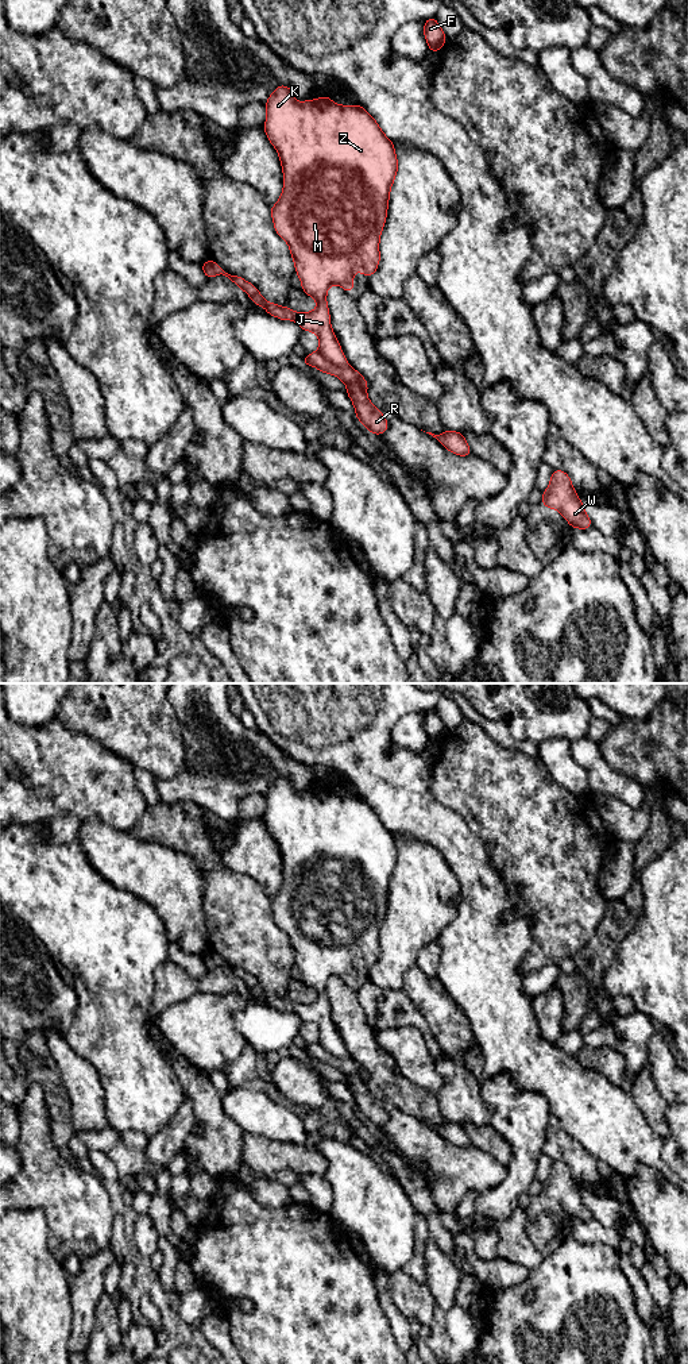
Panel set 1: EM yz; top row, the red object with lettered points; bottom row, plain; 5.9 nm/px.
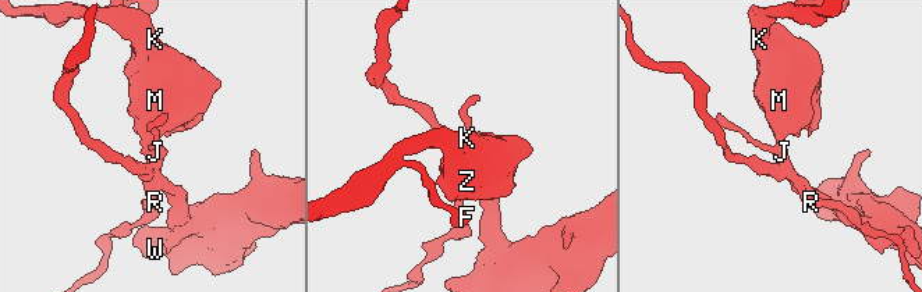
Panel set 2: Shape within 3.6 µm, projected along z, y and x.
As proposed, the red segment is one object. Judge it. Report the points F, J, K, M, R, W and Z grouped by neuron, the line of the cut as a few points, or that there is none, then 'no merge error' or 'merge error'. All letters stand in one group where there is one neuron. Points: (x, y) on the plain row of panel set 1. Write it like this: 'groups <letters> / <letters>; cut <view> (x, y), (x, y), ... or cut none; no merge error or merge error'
groups F J K M R Z / W; cut yz (319, 1041), (336, 1056), (347, 1056); merge error

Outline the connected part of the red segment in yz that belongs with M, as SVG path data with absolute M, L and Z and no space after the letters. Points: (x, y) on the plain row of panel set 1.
M279 777L266 793L264 824L270 835L279 845L283 862L283 882L271 901L275 924L289 936L302 982L317 993L313 1003L294 1003L287 998L281 998L266 993L256 978L239 967L231 967L214 952L209 951L201 956L206 970L214 970L221 964L227 971L243 980L258 998L264 998L266 1003L281 1012L297 1013L302 1022L312 1022L317 1026L318 1043L339 1059L348 1053L331 1018L326 983L332 976L340 976L345 983L353 982L353 964L372 967L379 956L379 932L387 909L387 898L391 876L398 863L398 851L393 833L383 825L376 812L362 797L340 797L328 787L316 791L298 794L286 777Z

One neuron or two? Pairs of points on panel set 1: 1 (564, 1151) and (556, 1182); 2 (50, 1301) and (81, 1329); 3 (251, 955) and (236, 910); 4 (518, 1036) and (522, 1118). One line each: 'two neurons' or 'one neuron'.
1: two neurons
2: two neurons
3: one neuron
4: two neurons

